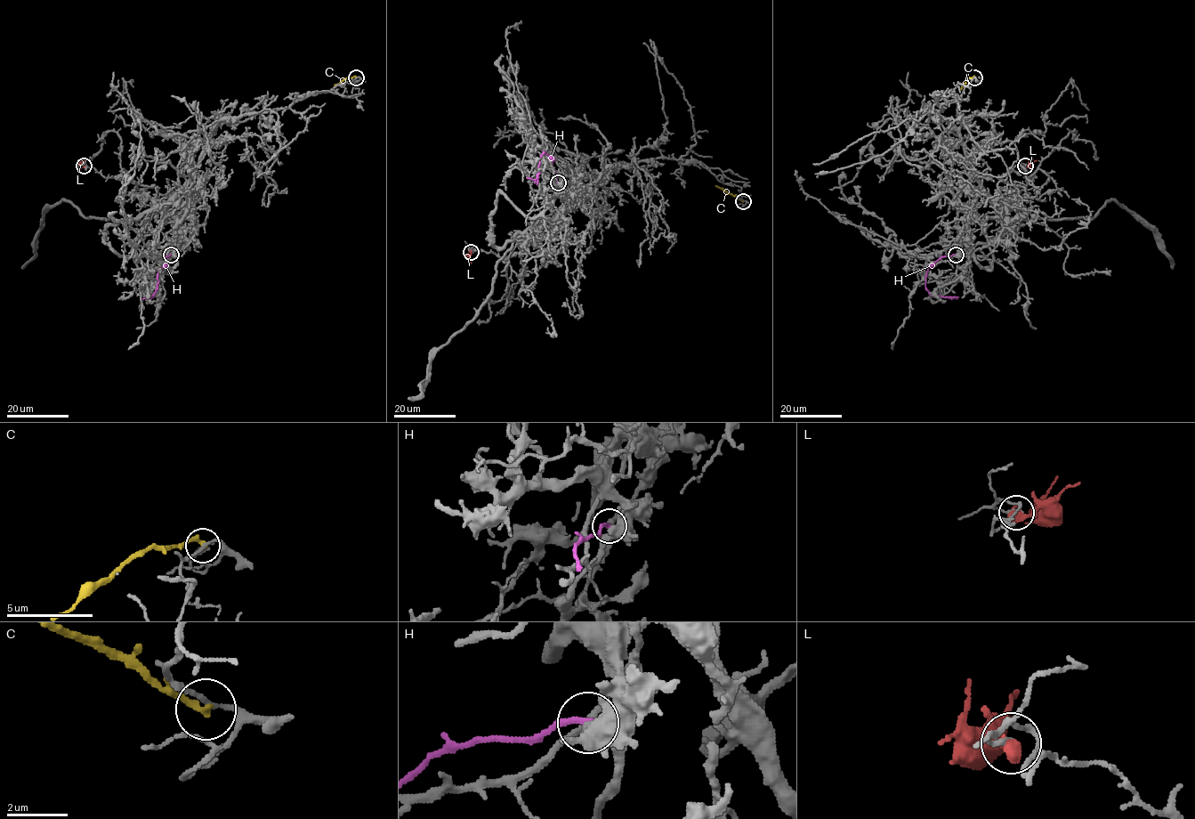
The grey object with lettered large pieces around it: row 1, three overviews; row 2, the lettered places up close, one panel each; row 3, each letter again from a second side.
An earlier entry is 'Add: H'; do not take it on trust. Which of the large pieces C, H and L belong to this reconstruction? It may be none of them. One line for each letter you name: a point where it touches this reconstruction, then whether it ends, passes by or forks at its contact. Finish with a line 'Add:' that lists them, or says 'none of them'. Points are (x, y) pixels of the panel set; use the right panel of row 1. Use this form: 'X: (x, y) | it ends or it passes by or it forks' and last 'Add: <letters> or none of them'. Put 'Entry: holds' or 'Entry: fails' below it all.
Add: none of them
Entry: fails

